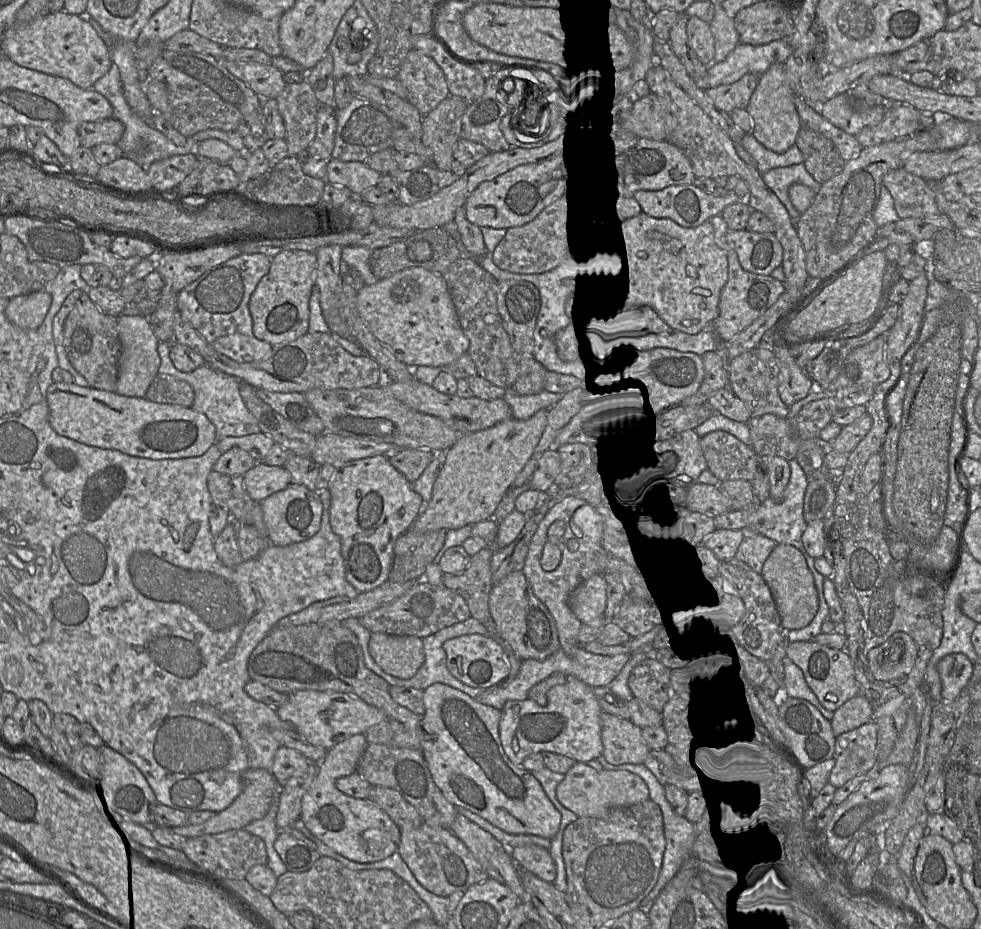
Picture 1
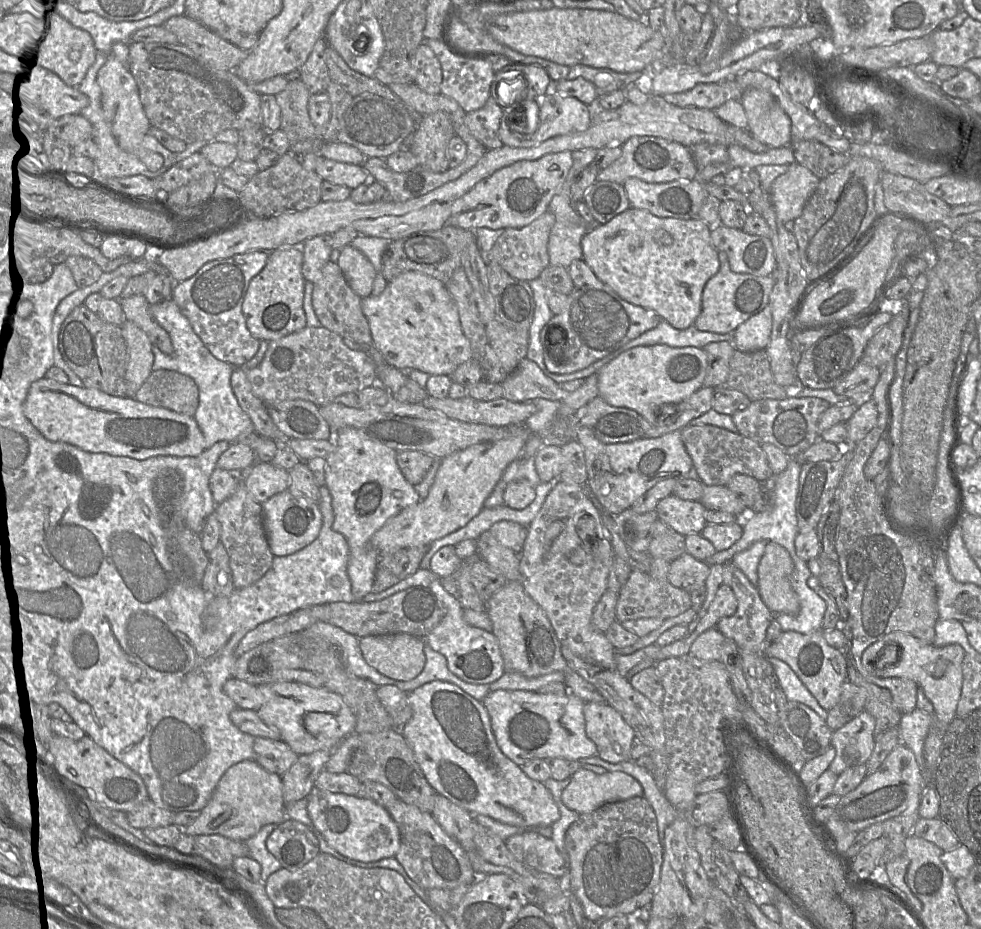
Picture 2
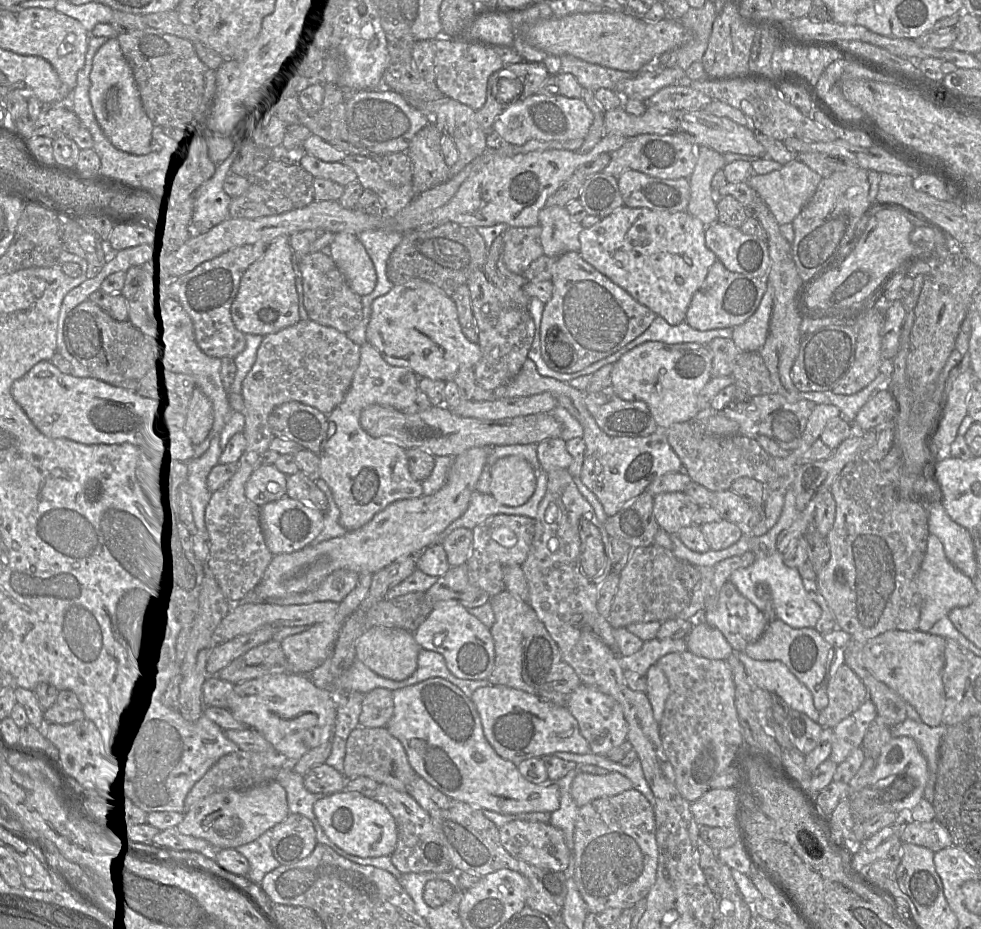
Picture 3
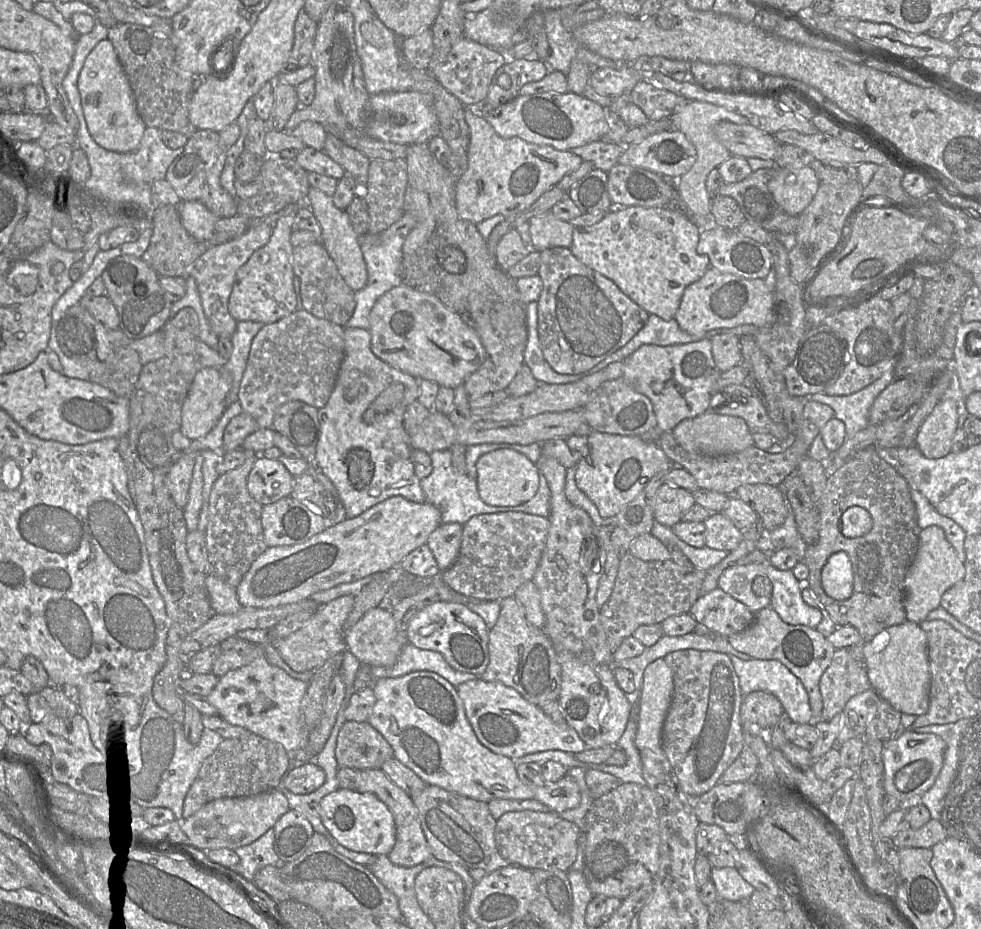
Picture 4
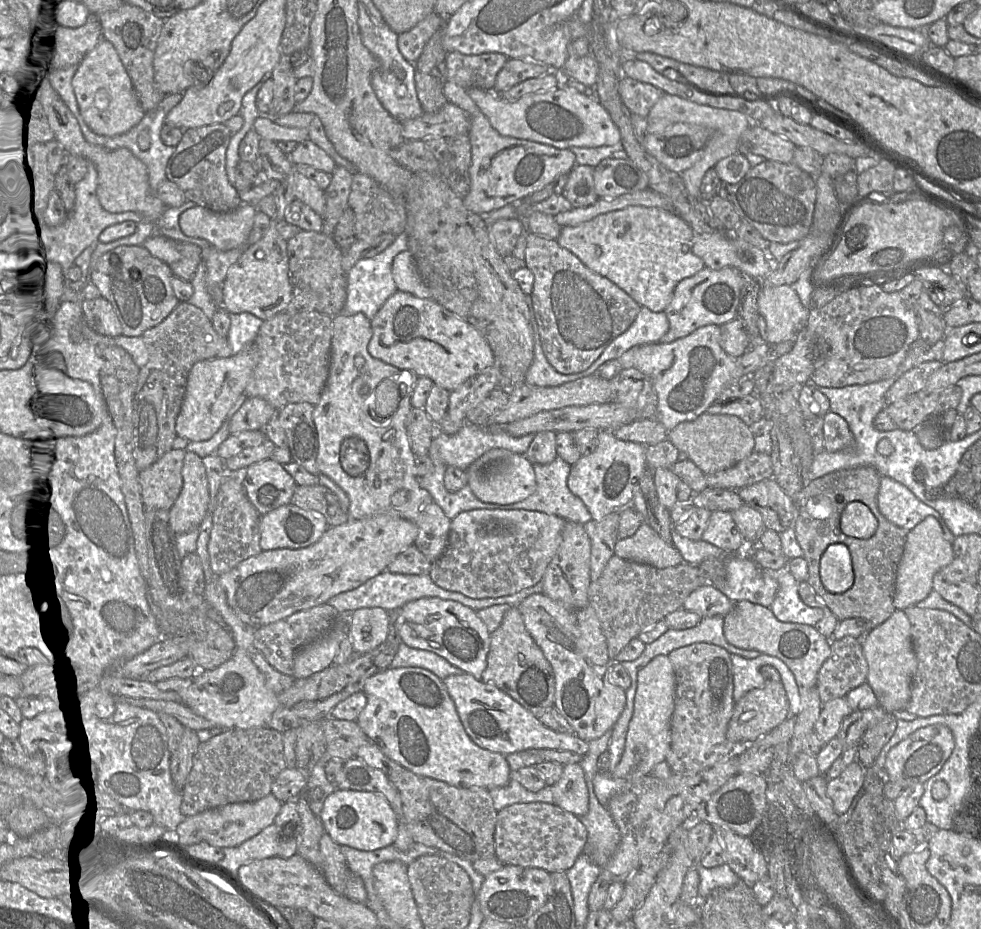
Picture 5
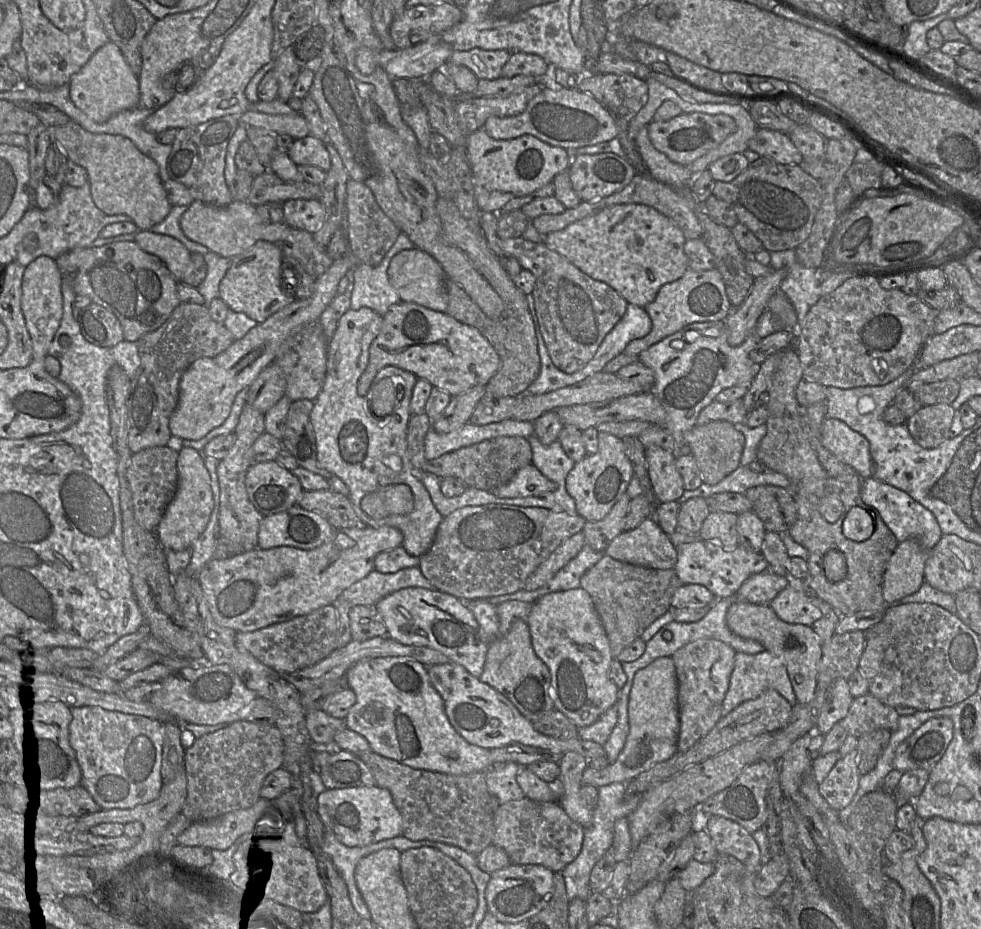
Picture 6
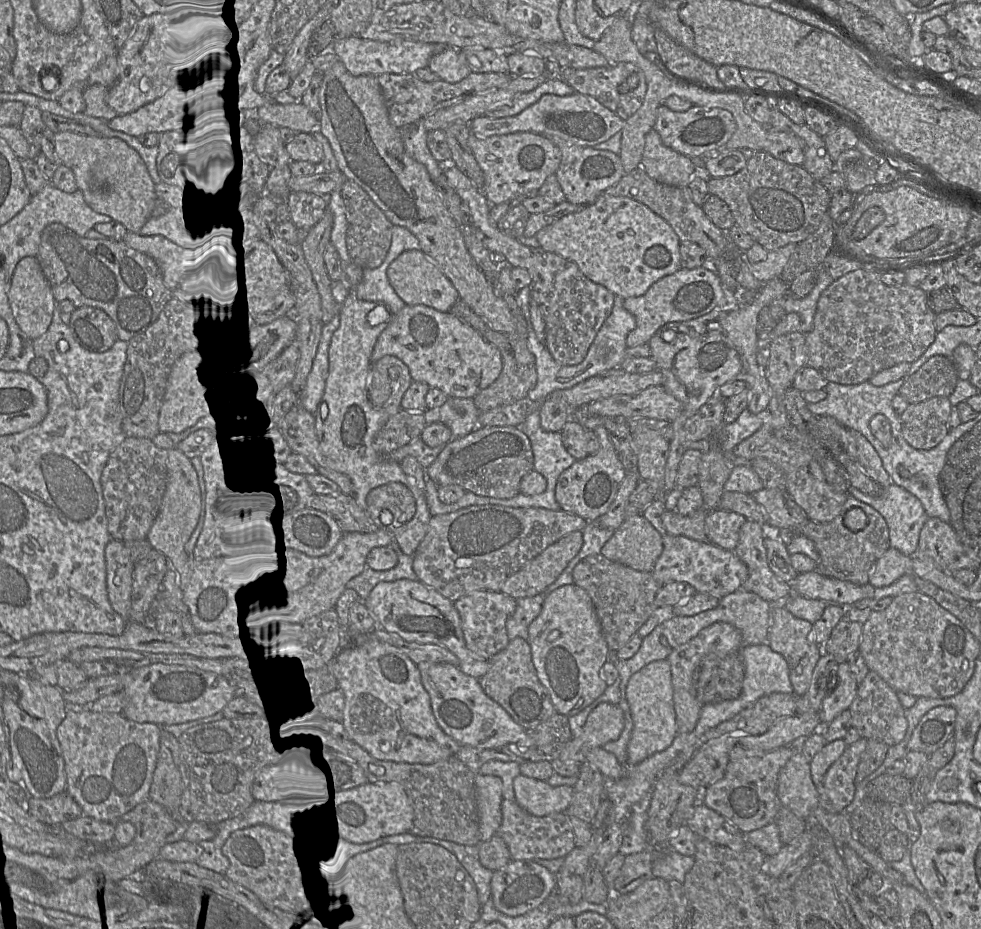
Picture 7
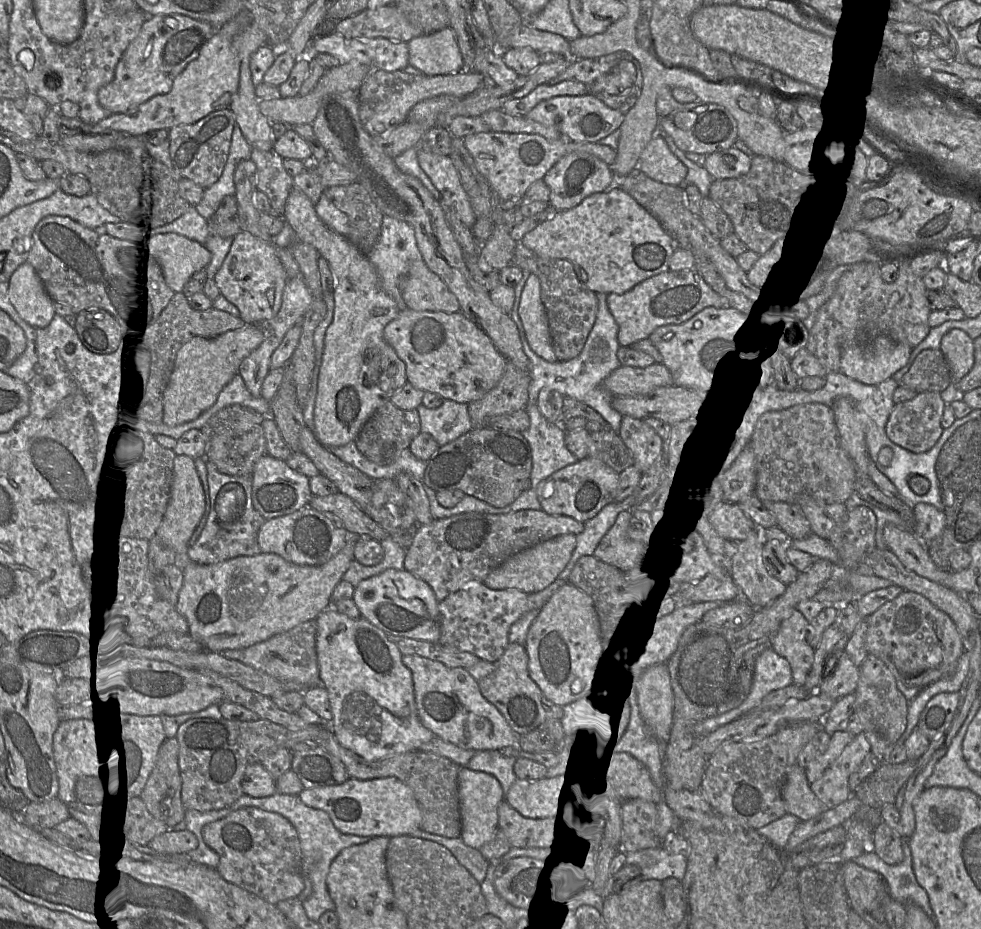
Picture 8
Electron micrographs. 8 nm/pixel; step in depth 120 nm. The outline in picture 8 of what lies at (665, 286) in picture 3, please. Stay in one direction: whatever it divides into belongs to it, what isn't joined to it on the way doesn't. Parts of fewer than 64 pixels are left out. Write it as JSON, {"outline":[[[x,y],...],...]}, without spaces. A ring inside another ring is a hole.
{"outline":[[[615,184],[603,192],[593,193],[568,210],[555,211],[550,218],[526,233],[520,240],[535,256],[566,259],[573,265],[579,281],[595,293],[623,294],[640,282],[669,270],[675,242],[660,222]]]}

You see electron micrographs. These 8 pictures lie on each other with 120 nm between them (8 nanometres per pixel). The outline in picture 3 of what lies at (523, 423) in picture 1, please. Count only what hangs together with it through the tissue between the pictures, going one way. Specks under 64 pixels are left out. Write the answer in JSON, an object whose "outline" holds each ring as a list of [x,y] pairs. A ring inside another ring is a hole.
{"outline":[[[473,447],[455,456],[446,483],[431,495],[394,501],[359,529],[317,544],[309,544],[292,553],[274,555],[253,592],[261,602],[269,602],[312,590],[340,569],[358,574],[374,574],[402,557],[419,555],[466,511],[490,448]]]}

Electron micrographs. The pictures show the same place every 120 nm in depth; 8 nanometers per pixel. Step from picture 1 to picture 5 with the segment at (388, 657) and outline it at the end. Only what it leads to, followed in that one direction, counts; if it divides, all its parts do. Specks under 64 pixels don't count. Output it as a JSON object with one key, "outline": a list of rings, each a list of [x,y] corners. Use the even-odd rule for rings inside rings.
{"outline":[[[380,607],[360,608],[348,618],[348,635],[353,651],[362,655],[373,651],[387,638],[389,627],[388,611]]]}

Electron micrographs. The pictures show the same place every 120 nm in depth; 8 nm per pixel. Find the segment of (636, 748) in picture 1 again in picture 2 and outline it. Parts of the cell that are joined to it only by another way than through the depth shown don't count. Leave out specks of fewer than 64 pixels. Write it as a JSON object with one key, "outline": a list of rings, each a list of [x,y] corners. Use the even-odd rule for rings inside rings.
{"outline":[[[587,702],[583,708],[586,735],[597,747],[597,755],[612,764],[631,761],[631,747],[635,739],[632,727],[619,712],[607,703]]]}

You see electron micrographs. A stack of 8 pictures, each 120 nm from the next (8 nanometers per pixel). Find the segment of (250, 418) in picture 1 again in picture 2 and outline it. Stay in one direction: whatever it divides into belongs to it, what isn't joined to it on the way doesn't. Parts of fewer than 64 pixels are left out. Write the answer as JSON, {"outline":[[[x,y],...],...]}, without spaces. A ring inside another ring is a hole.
{"outline":[[[172,297],[153,304],[151,313],[168,332],[173,345],[173,352],[165,354],[155,344],[152,344],[154,354],[152,369],[174,370],[190,376],[195,381],[199,389],[199,403],[193,417],[203,433],[205,447],[209,448],[221,440],[232,443],[246,434],[252,433],[254,431],[253,423],[248,414],[240,407],[231,387],[231,374],[235,367],[217,359],[208,350]]]}

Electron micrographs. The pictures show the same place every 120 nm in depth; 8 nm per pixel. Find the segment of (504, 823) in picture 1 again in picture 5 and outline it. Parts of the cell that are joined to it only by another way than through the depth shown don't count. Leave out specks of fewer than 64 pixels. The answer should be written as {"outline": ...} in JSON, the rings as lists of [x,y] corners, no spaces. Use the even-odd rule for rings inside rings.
{"outline":[[[420,667],[387,668],[365,682],[367,704],[357,724],[391,760],[416,775],[460,788],[505,786],[513,772],[506,756],[477,745],[465,731],[443,681]],[[579,763],[566,764],[559,780],[552,786],[554,804],[576,816],[589,810],[589,792]]]}

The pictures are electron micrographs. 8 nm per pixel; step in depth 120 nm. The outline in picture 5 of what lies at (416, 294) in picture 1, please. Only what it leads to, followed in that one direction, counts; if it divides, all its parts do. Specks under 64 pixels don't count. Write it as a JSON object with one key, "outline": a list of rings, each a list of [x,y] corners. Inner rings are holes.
{"outline":[[[397,291],[384,302],[370,324],[372,337],[368,343],[368,352],[372,357],[399,370],[408,370],[417,377],[427,377],[448,392],[495,363],[495,356],[480,332],[432,298],[418,298],[410,293]]]}

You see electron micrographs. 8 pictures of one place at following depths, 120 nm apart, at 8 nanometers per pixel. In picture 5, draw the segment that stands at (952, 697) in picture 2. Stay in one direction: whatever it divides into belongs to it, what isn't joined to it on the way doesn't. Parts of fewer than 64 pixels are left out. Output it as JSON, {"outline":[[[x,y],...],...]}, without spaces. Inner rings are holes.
{"outline":[[[895,610],[882,624],[862,638],[862,650],[868,664],[866,682],[871,687],[878,705],[887,713],[905,710],[911,696],[911,682],[917,669],[912,644],[911,624],[904,611]]]}

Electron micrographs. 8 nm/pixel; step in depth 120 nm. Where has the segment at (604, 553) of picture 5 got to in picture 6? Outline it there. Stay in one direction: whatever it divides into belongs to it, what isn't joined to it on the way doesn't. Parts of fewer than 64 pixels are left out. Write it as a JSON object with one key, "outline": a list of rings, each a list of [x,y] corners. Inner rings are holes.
{"outline":[[[624,493],[610,512],[599,521],[587,521],[582,532],[586,545],[604,552],[609,543],[624,531],[625,517],[632,499]]]}

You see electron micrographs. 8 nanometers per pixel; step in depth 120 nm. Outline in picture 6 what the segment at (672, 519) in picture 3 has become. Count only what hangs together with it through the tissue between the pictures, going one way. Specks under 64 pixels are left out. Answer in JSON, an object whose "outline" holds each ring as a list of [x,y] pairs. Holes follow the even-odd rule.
{"outline":[[[659,446],[645,447],[645,459],[656,503],[678,501],[685,488],[672,452]]]}

